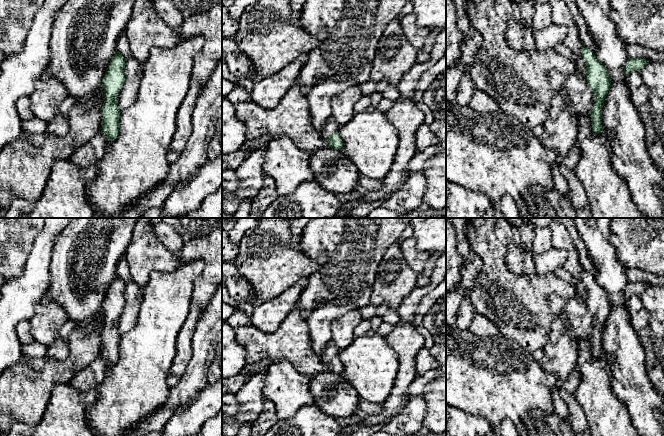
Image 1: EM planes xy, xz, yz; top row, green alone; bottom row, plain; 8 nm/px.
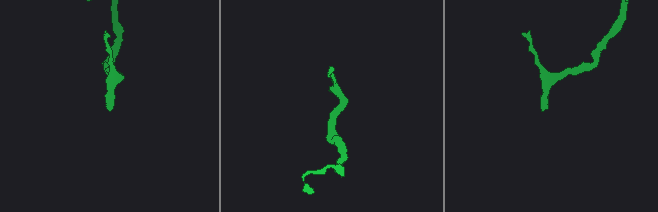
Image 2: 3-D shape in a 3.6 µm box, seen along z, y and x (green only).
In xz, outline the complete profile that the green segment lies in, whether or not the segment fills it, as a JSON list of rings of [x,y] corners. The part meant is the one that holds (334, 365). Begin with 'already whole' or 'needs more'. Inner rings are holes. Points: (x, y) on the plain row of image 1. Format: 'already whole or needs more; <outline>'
needs more; [[[331,339],[326,343],[321,359],[329,371],[341,375],[343,373],[343,364],[338,357],[338,353],[339,350],[337,349],[335,342]]]

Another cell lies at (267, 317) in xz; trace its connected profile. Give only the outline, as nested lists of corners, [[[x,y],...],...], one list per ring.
[[[305,282],[296,284],[275,298],[256,305],[251,325],[266,333],[276,331],[281,322],[296,308],[304,285]]]

